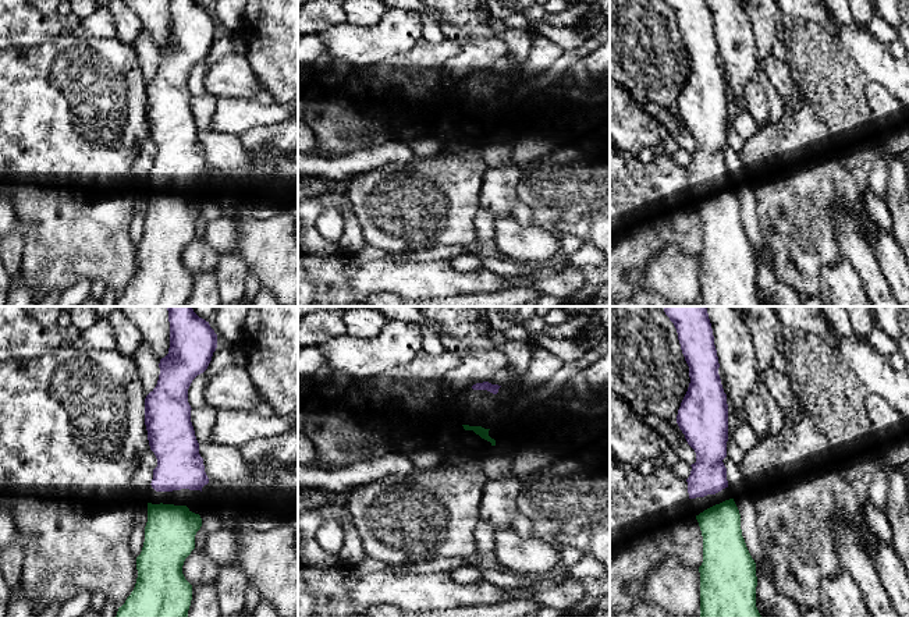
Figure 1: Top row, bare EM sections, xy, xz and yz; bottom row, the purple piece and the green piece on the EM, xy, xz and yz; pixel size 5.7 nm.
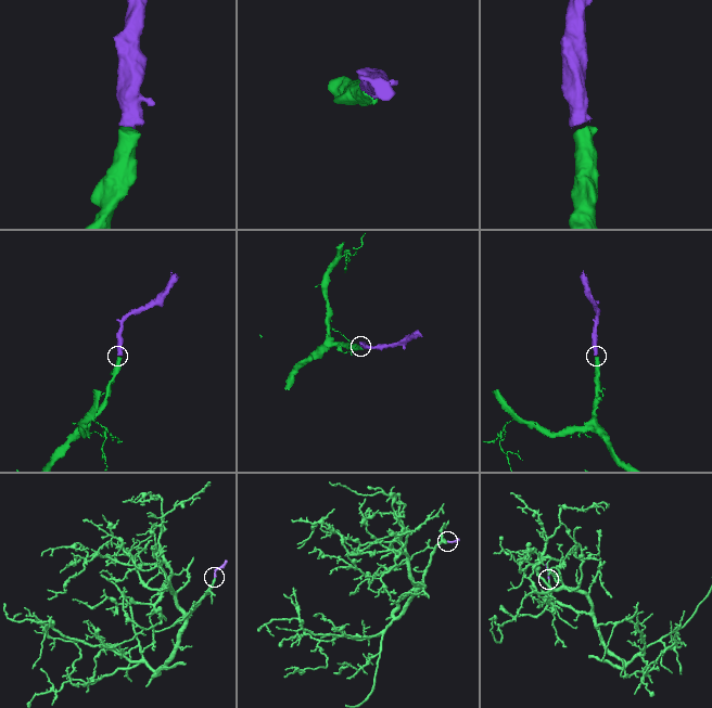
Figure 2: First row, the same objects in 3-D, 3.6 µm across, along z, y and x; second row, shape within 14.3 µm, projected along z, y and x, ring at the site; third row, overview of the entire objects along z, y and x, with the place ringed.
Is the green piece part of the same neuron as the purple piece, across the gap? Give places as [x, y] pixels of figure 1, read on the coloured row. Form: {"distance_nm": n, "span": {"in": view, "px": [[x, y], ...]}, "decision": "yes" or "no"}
{"distance_nm": 60, "span": {"in": "yz", "px": [[720, 490], [725, 500]]}, "decision": "yes"}

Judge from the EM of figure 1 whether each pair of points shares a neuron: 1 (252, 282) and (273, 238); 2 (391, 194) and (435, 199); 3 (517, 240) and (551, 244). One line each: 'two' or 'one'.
1: two
2: one
3: one

